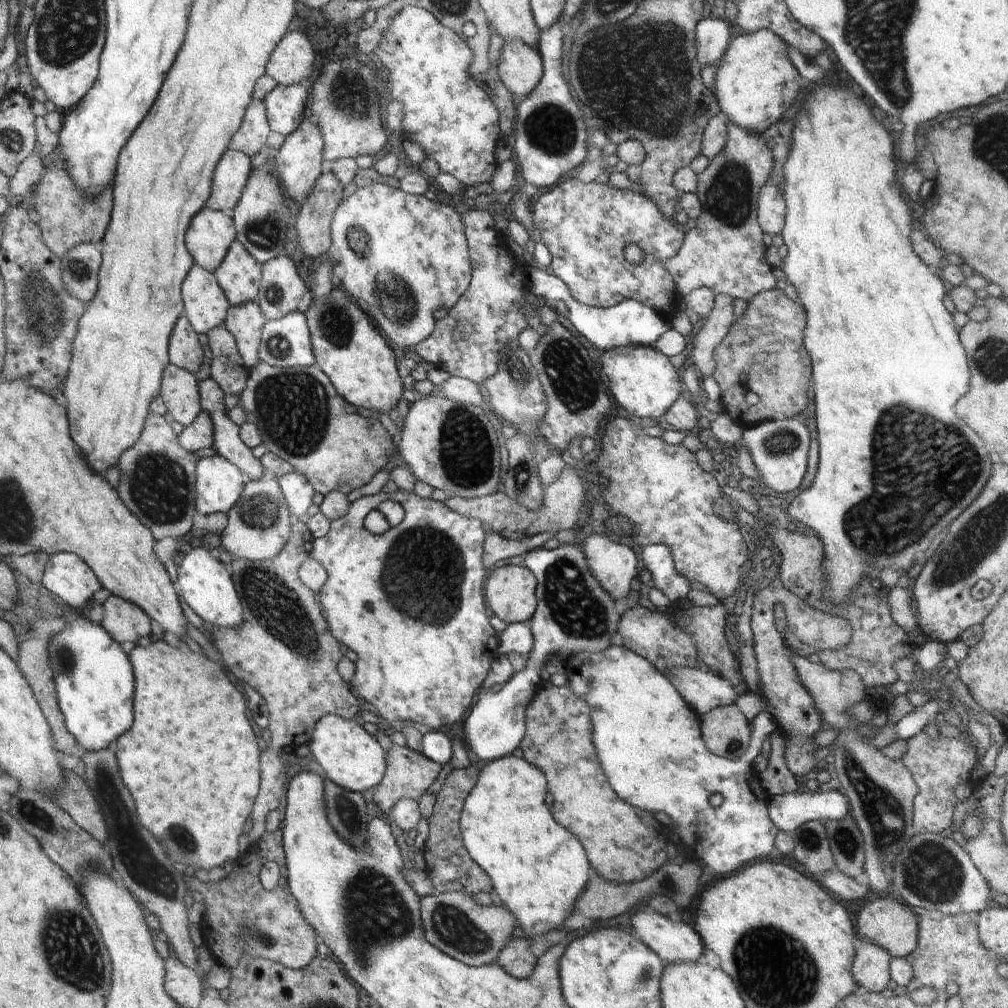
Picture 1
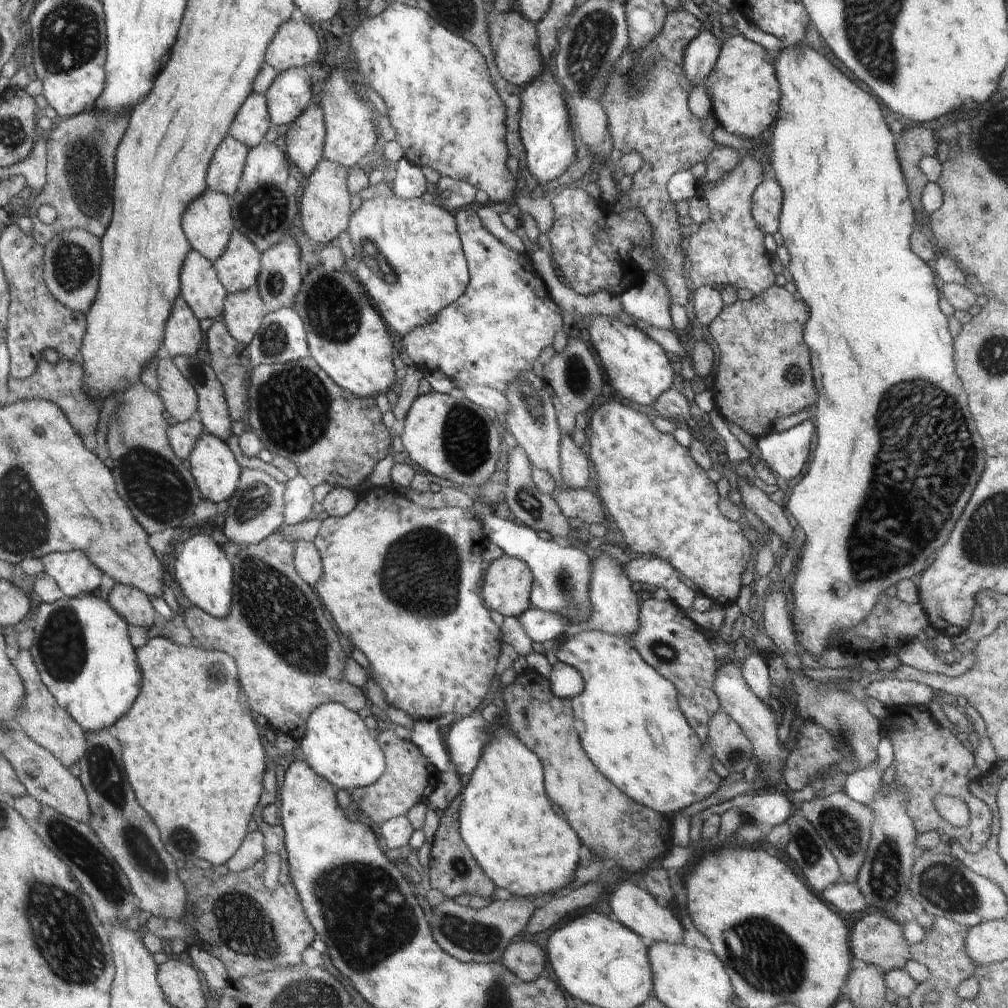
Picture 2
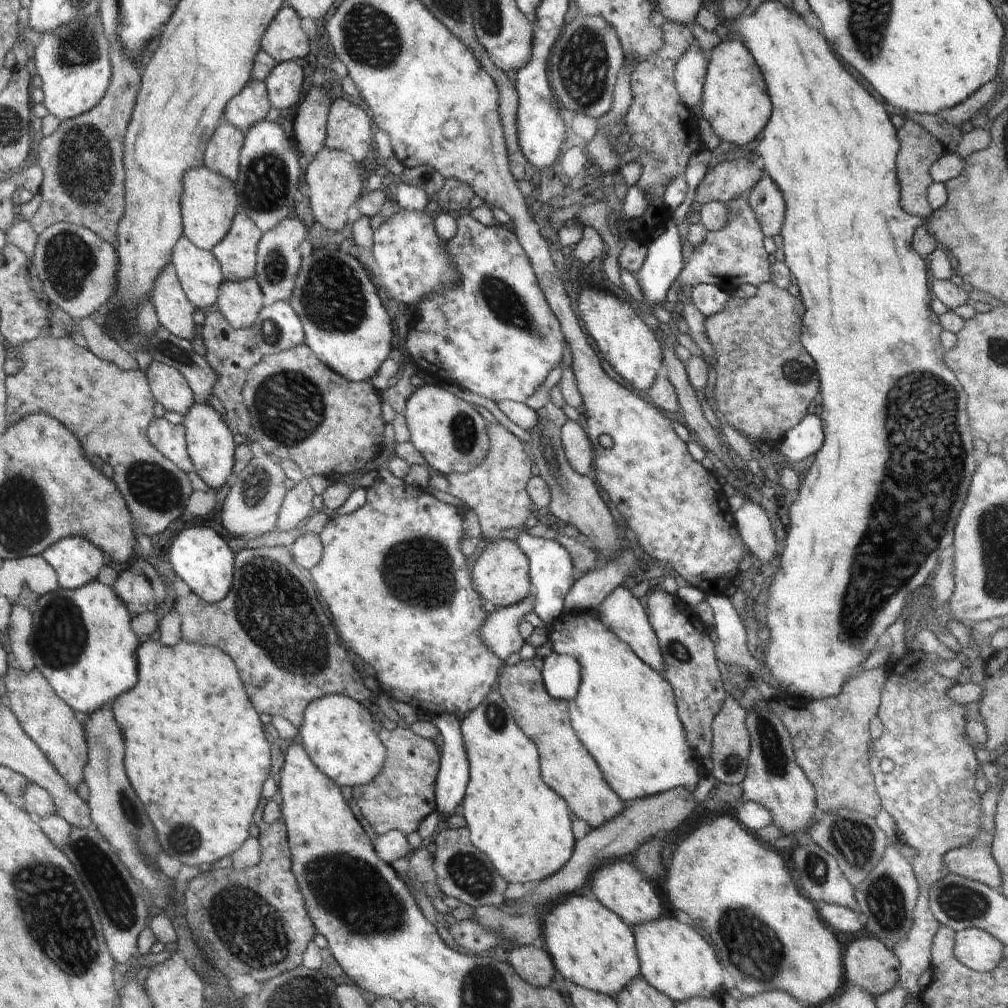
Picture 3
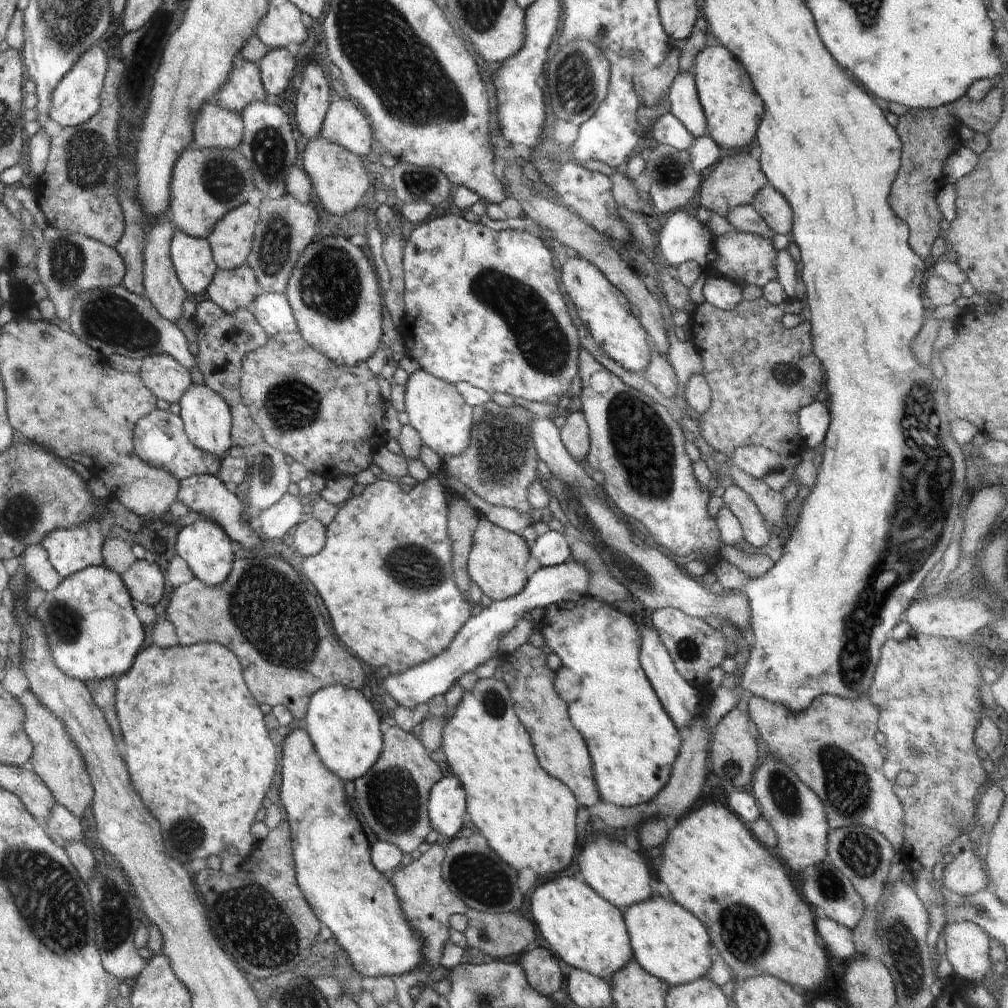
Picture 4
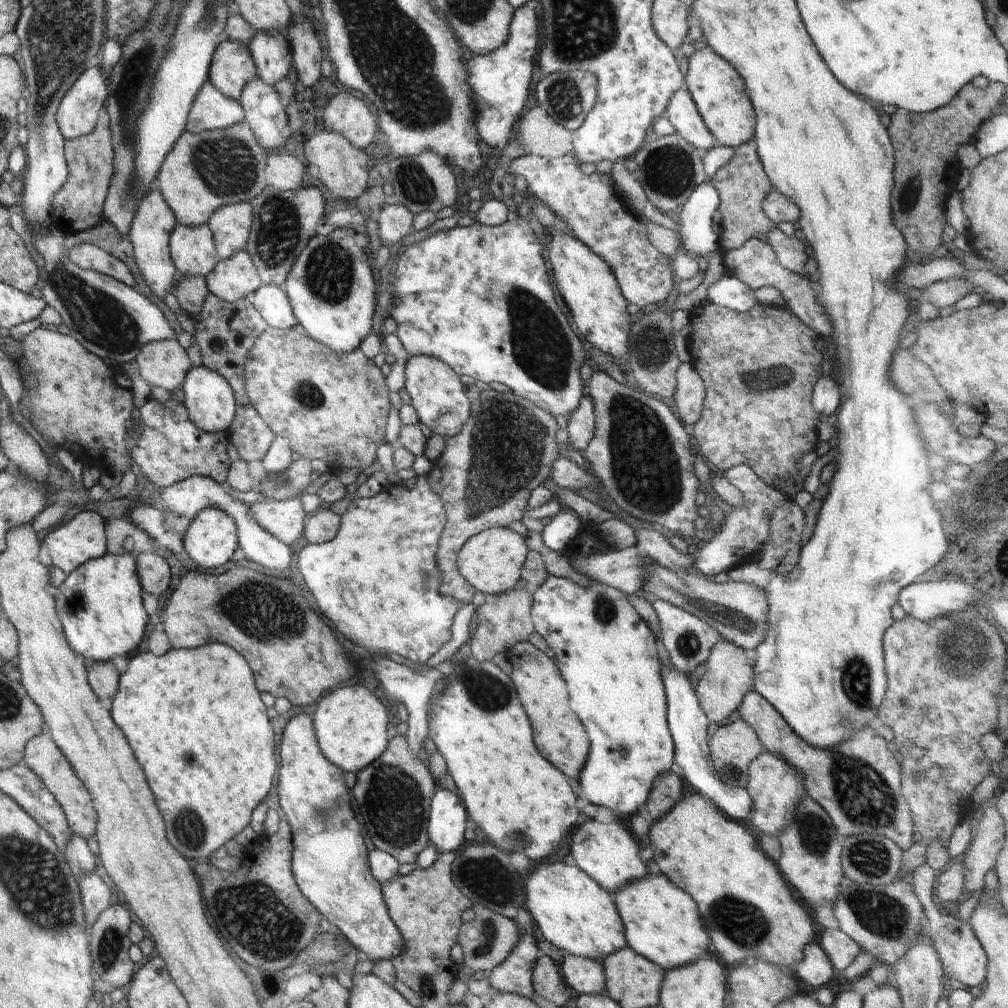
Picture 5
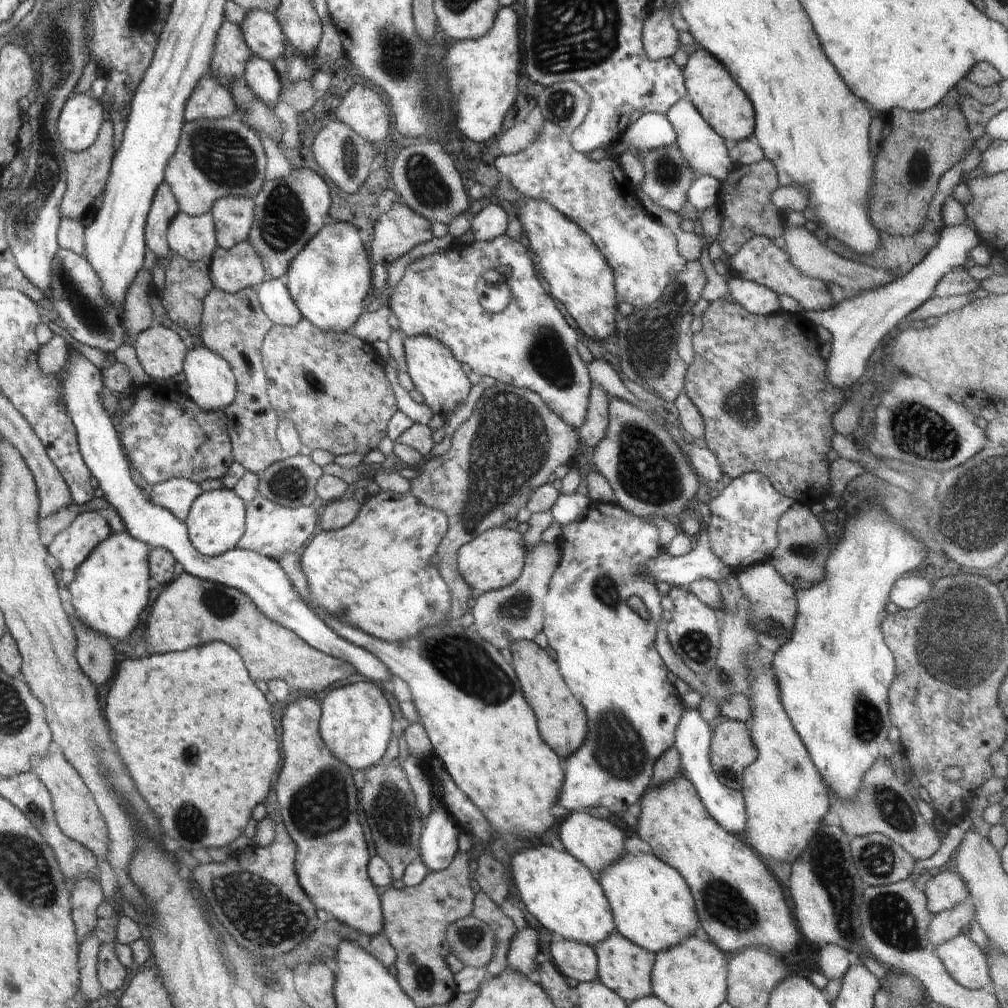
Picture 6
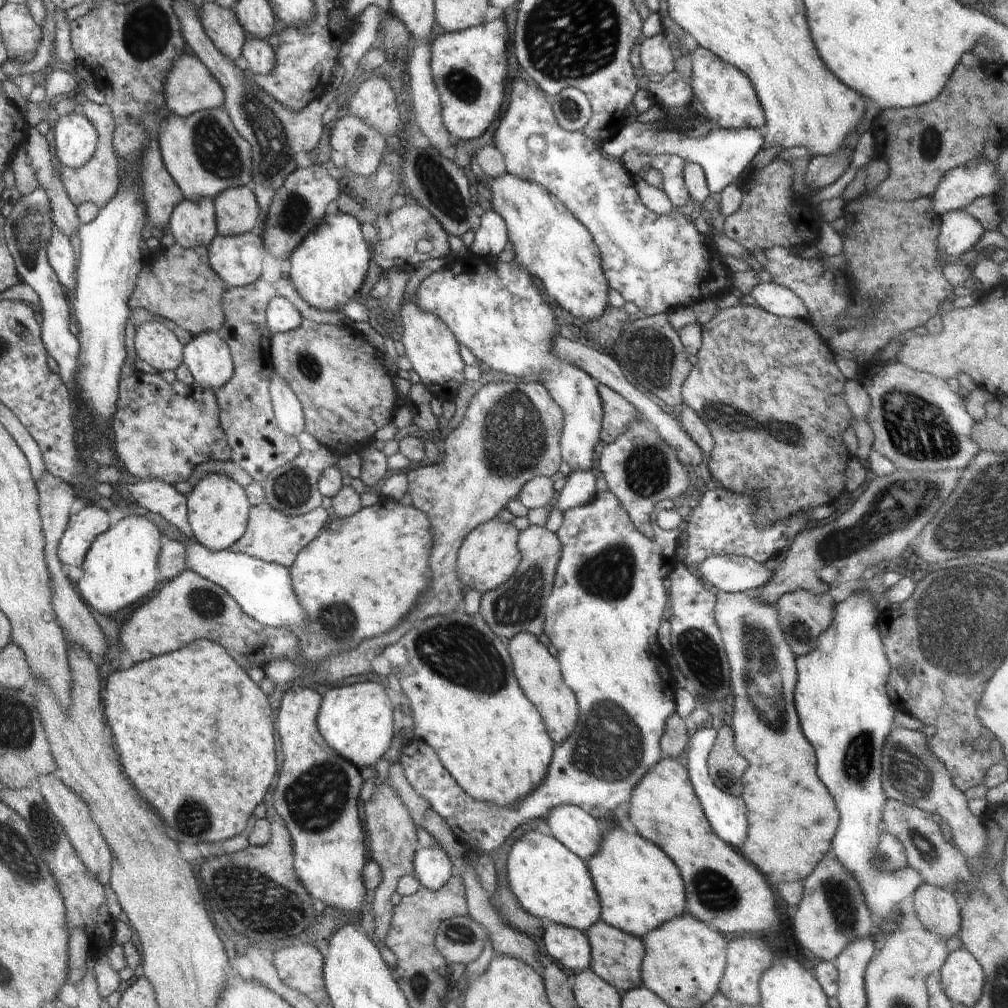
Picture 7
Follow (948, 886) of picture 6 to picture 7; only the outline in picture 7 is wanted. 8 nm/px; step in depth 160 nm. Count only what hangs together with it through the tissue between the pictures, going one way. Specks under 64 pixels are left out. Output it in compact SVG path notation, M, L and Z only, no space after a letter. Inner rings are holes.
M922 883L911 898L913 919L944 939L956 936L961 929L960 902L954 892Z

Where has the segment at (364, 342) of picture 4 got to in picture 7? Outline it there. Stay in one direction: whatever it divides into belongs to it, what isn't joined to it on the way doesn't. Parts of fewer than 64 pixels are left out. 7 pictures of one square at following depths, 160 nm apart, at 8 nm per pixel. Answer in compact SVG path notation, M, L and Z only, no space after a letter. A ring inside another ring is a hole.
M340 212L327 214L324 220L290 253L289 280L310 306L322 311L341 310L360 289L372 262L360 227L361 224L352 215Z

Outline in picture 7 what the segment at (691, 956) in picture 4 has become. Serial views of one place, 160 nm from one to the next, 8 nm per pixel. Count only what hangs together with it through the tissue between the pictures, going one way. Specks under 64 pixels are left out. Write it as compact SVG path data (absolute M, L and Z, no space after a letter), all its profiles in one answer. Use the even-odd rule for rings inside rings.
M618 823L601 832L596 852L585 863L599 896L600 919L628 935L642 938L653 928L686 911L685 886L674 861L658 845L650 843L638 833L625 831Z

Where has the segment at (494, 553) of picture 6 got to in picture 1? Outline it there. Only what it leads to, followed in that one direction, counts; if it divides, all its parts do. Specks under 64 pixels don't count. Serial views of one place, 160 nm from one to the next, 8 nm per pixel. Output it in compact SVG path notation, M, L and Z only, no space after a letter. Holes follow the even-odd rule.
M497 566L491 572L483 594L485 605L508 624L530 622L537 608L537 581L522 566Z

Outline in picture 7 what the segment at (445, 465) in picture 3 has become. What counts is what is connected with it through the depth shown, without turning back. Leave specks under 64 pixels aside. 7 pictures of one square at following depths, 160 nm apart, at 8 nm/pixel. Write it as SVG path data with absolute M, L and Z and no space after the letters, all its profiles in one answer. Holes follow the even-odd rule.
M414 293L409 302L401 304L397 320L402 322L404 331L398 336L405 348L405 355L412 363L414 379L422 381L434 397L443 402L455 402L458 388L465 382L463 370L466 364L459 351L459 340L456 340L450 327L433 312L419 307L419 298Z

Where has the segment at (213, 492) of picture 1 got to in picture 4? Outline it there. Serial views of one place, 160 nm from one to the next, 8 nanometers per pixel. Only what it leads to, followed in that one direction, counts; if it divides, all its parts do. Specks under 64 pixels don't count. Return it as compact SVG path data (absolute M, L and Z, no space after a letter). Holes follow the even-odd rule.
M206 384L190 385L189 390L179 400L180 416L184 421L185 431L189 439L203 451L224 458L228 448L233 445L231 428L232 415L229 404L216 390Z

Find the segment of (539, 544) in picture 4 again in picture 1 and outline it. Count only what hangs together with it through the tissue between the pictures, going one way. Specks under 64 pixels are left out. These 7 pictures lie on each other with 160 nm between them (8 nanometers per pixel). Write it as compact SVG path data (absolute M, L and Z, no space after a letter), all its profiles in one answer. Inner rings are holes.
M563 544L554 550L548 550L543 545L526 552L522 558L524 558L524 567L534 574L537 581L537 608L529 622L530 632L534 636L534 646L525 658L524 669L517 672L502 687L483 688L478 694L478 702L474 704L474 708L466 718L464 741L466 740L467 750L470 750L480 762L492 762L512 755L512 752L520 746L526 732L526 708L532 702L538 687L544 684L542 672L546 668L545 664L553 660L565 660L580 652L604 652L612 644L612 637L617 632L621 620L621 610L617 602L590 573L580 546Z

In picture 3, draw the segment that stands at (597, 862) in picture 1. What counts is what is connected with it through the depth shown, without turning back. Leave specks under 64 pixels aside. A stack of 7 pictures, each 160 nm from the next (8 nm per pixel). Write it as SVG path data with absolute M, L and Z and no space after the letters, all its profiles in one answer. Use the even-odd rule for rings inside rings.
M535 655L513 665L505 664L500 671L497 691L510 707L517 725L530 740L534 740L540 752L542 780L566 800L570 812L596 828L615 817L623 809L623 804L608 788L594 758L578 740L569 717L569 703L553 699L548 694L541 673L543 659Z

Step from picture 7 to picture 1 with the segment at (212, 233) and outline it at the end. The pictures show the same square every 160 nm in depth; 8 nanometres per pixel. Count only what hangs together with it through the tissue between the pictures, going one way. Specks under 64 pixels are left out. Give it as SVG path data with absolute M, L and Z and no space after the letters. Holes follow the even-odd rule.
M200 266L194 268L194 272L190 272L190 280L186 280L186 288L181 288L181 296L186 296L184 314L194 330L207 334L223 325L230 304L213 272Z

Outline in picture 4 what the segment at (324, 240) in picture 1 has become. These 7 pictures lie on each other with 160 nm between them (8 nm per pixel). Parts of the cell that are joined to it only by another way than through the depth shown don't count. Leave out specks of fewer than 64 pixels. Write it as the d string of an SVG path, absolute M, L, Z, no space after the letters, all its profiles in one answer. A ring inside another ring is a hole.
M322 136L312 137L305 146L302 154L302 166L310 177L314 192L324 204L330 214L342 216L360 205L360 199L370 188L367 170L365 170L361 157L347 148L331 143Z

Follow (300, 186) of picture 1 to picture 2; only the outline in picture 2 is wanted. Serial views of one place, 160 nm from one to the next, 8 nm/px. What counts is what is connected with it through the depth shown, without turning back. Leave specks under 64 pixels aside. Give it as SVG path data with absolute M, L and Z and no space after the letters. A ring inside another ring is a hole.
M316 105L308 107L283 131L288 162L294 162L307 178L323 158L325 124L322 109Z

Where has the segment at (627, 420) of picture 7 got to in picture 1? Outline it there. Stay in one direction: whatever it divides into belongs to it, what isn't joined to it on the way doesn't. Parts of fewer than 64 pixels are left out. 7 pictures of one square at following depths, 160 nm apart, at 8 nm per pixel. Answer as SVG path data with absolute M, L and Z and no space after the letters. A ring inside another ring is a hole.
M566 454L566 468L558 480L553 484L544 486L544 494L542 494L542 506L536 510L528 510L522 504L518 504L516 500L512 500L506 492L496 492L492 495L482 498L470 498L464 500L460 496L450 496L445 504L456 514L466 516L466 518L476 518L480 521L484 528L500 534L503 538L509 540L522 541L531 538L537 534L544 532L554 532L572 529L579 520L579 514L583 504L586 502L587 485L581 477L579 470L572 468L572 462Z

